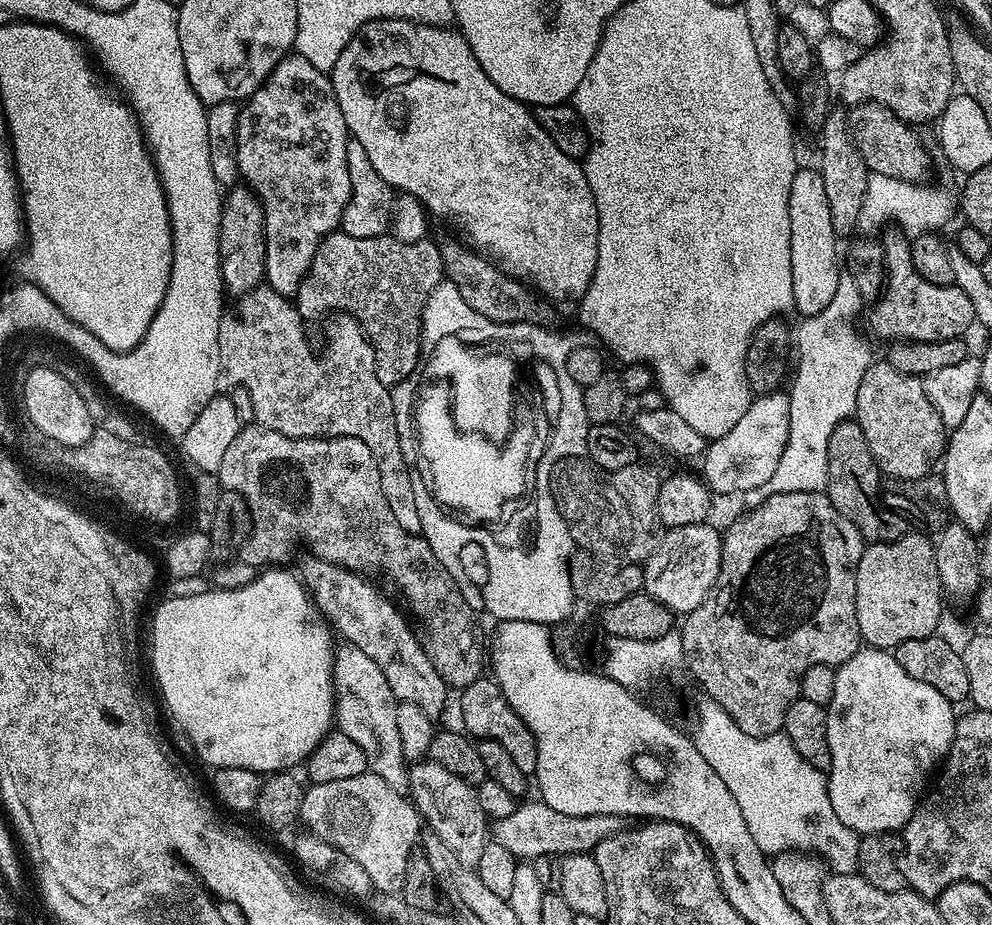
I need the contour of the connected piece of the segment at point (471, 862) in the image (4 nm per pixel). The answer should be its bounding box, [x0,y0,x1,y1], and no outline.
[408,760,490,870]

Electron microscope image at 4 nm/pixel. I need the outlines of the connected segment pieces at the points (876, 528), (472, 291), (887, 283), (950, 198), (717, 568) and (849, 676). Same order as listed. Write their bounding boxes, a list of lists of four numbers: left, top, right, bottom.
[[826,419,910,544],[440,240,553,326],[868,232,976,342],[859,173,954,234],[643,522,723,614],[826,647,958,837]]

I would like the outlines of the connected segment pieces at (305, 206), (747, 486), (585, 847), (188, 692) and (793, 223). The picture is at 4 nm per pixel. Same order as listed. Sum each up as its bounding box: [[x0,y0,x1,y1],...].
[[236,54,350,297],[702,391,790,495],[494,802,626,862],[152,566,336,774],[790,167,842,317]]

